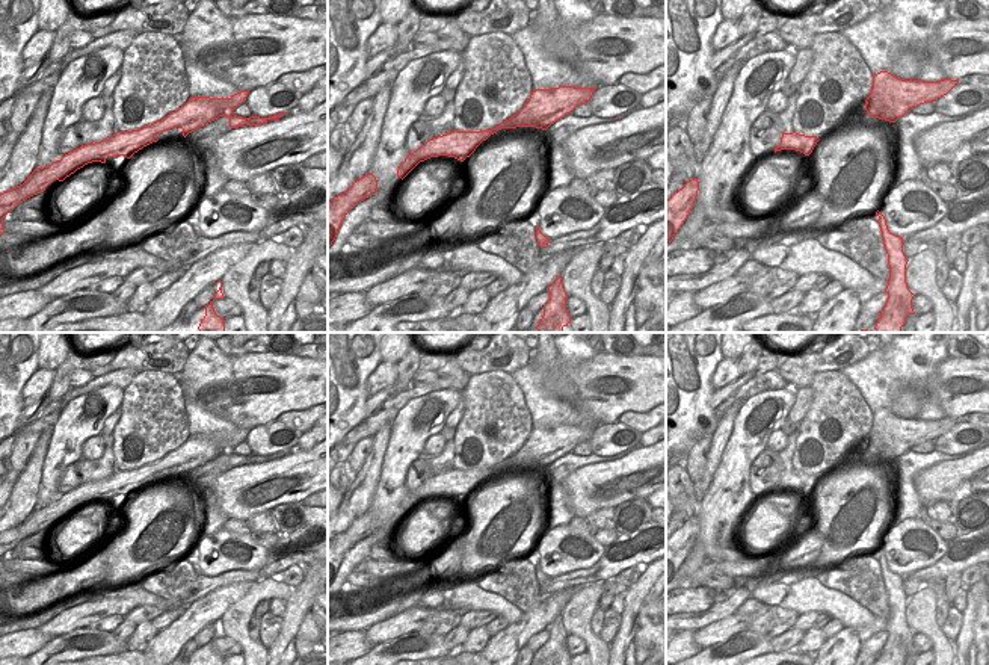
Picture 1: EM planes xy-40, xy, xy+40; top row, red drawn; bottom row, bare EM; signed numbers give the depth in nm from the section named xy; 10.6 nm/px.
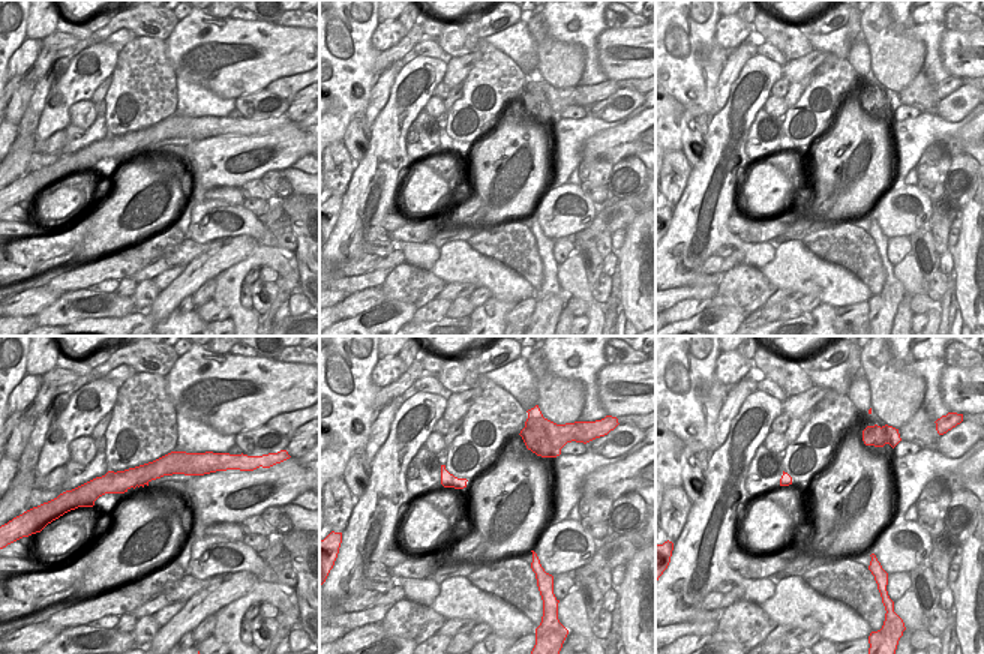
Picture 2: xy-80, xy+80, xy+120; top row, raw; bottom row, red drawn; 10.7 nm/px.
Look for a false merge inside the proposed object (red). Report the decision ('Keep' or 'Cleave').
Cleave

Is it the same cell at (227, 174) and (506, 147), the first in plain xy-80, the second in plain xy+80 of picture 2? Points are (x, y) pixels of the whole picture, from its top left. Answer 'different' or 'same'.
different

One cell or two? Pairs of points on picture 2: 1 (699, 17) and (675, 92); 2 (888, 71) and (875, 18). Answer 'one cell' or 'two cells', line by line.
1: one cell
2: one cell

